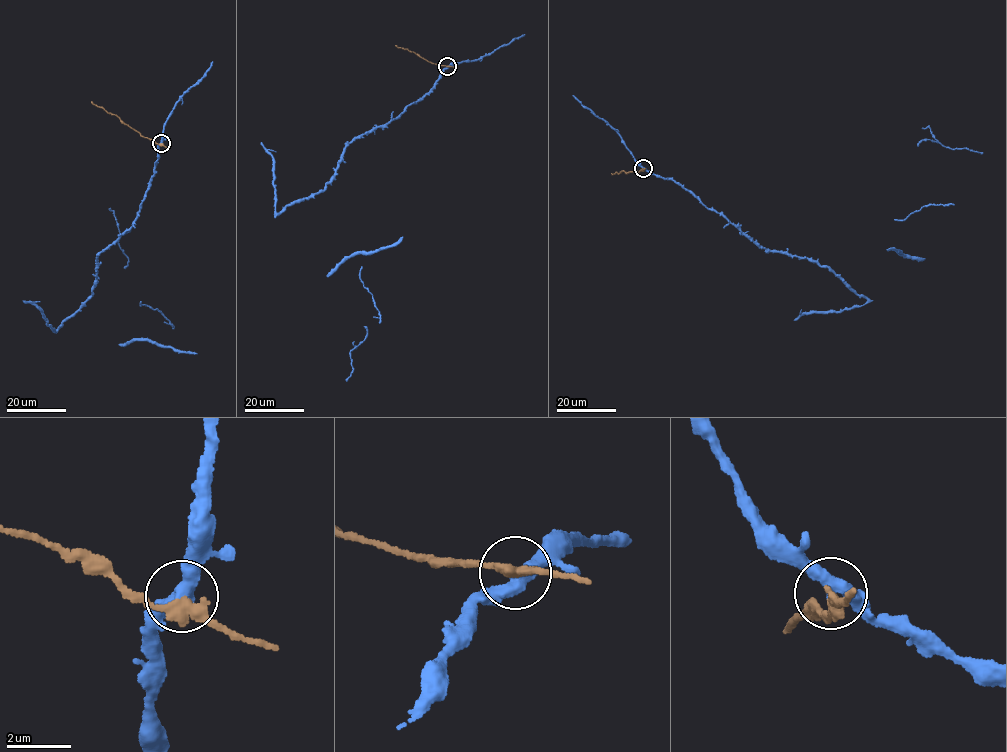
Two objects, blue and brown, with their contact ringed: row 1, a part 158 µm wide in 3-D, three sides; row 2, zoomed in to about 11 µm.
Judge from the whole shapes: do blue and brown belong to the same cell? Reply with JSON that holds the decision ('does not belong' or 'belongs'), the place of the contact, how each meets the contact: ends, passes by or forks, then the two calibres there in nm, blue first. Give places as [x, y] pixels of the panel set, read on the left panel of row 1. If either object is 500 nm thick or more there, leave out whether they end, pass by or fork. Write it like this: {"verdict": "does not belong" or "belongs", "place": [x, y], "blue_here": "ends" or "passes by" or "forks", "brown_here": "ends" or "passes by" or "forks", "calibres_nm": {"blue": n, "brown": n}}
{"verdict": "does not belong", "place": [161, 143], "blue_here": "passes by", "brown_here": "passes by", "calibres_nm": {"blue": 440, "brown": 320}}

